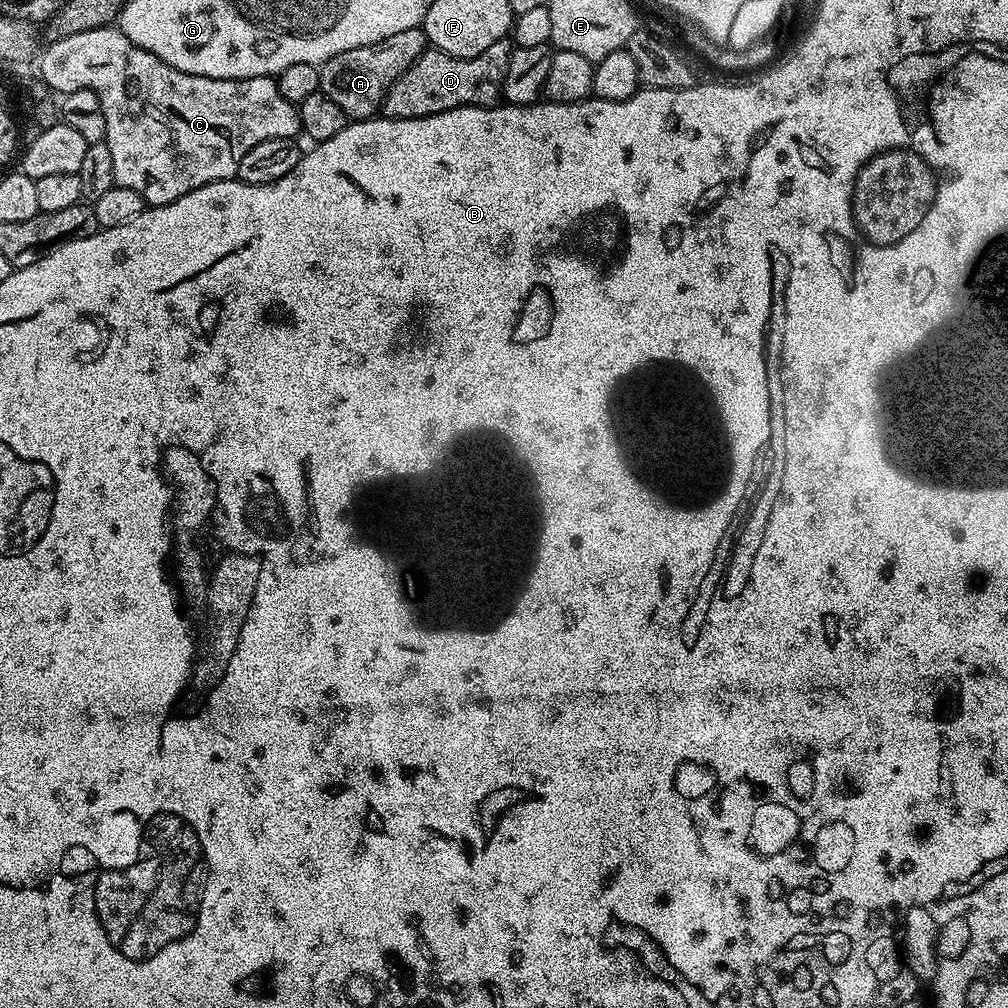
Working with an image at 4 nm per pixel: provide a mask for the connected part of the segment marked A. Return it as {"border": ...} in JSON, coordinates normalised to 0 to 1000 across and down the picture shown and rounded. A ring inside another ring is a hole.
{"border":[[[415,27],[399,30],[367,46],[355,46],[355,50],[343,50],[343,54],[335,54],[316,64],[317,90],[323,93],[323,97],[327,97],[327,101],[339,105],[346,120],[370,118],[378,110],[387,85],[391,85],[391,81],[395,81],[395,77],[407,69],[407,65],[425,47],[421,29]]]}

